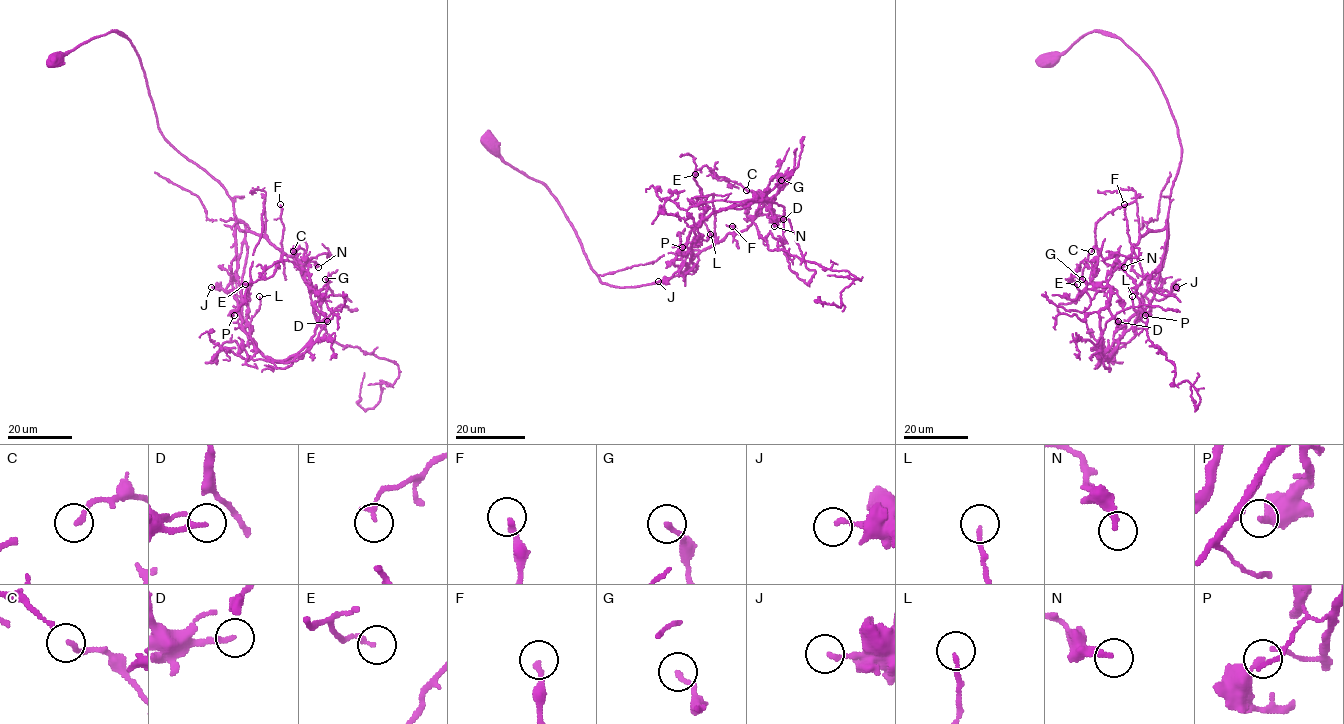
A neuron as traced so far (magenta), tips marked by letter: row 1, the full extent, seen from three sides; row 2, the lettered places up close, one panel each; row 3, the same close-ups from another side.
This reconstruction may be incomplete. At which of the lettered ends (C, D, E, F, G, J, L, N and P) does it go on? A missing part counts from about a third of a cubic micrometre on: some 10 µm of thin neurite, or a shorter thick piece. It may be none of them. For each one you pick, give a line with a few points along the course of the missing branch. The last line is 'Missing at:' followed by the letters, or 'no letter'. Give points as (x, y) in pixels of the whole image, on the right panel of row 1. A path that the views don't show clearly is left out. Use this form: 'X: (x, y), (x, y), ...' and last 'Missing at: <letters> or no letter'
Missing at: no letter

